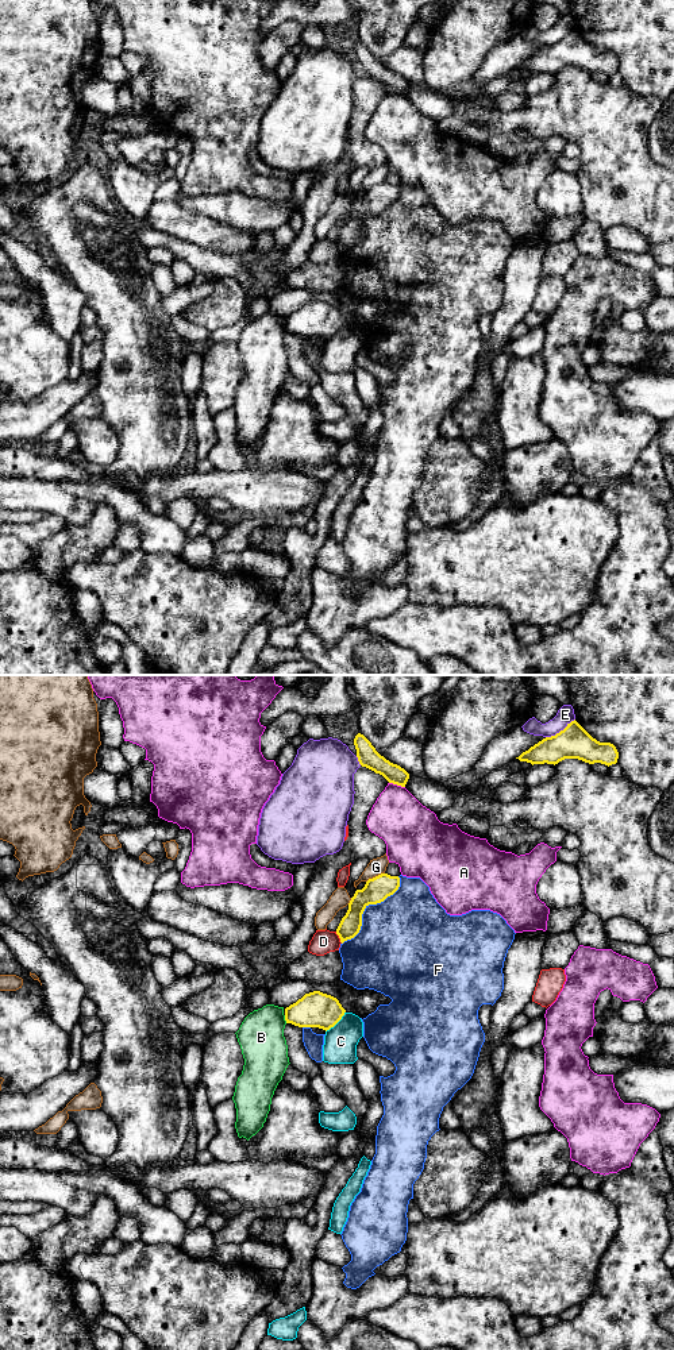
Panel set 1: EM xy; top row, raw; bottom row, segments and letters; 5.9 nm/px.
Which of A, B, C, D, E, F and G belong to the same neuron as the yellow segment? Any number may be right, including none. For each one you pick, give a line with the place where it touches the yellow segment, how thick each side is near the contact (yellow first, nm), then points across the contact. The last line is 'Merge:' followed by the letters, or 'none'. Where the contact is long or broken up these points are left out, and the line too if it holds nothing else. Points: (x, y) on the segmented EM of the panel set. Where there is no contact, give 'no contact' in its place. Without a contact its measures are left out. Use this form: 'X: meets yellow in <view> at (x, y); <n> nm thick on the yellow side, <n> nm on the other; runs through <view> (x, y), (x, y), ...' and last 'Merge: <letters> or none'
Merge: none

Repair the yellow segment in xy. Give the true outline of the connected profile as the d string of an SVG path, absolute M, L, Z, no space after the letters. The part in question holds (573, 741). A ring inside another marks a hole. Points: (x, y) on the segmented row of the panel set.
M575 720L555 736L546 737L519 757L520 761L534 764L558 764L565 759L578 759L589 764L617 763L619 752L611 742L593 738Z

